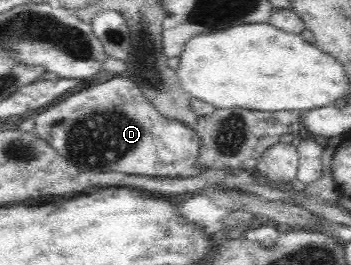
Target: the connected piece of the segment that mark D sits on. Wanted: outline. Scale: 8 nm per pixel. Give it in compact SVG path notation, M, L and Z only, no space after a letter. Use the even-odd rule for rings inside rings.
M117 76L117 78L111 78L109 82L103 82L103 84L97 84L97 86L93 86L93 88L81 90L81 92L77 92L77 94L65 98L63 102L55 104L53 108L45 108L45 110L35 113L32 117L34 119L34 135L51 144L65 160L68 160L83 172L123 172L123 174L133 174L133 176L161 176L161 178L163 178L163 176L169 176L171 178L183 176L183 178L185 178L186 176L193 176L200 172L200 170L195 167L195 160L197 160L199 154L200 134L187 127L187 125L183 125L181 121L170 121L163 117L163 115L153 107L151 101L143 96L143 93L141 93L141 89L137 87L137 84L131 82L129 78Z

